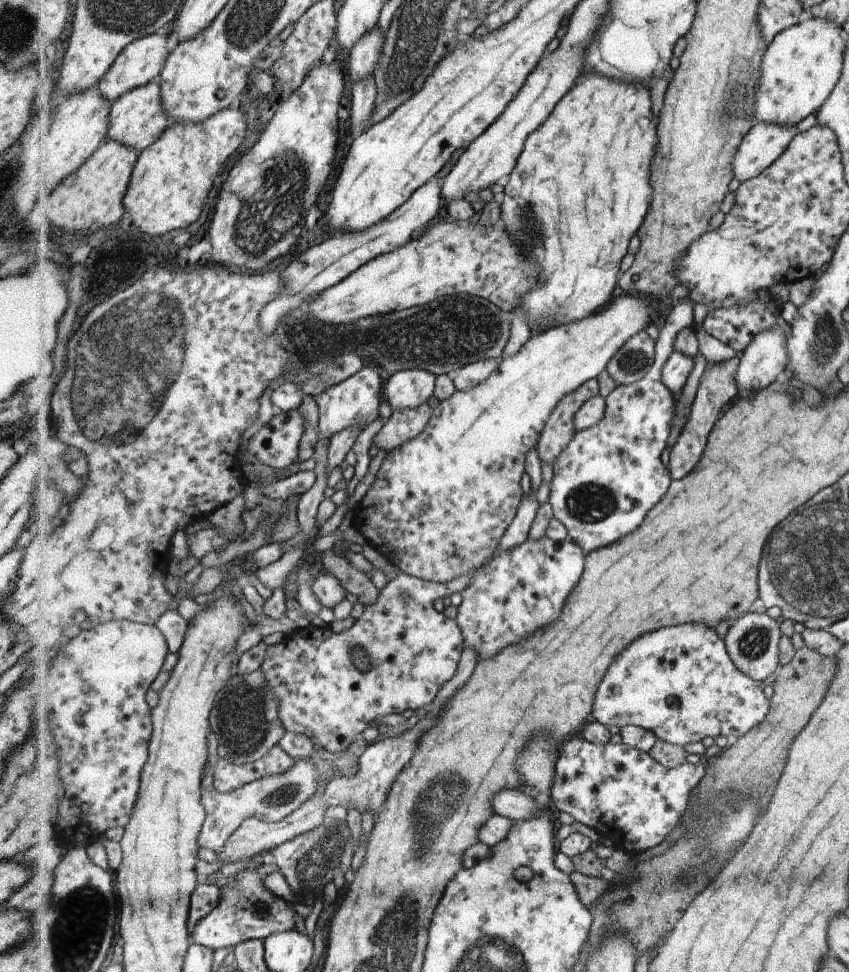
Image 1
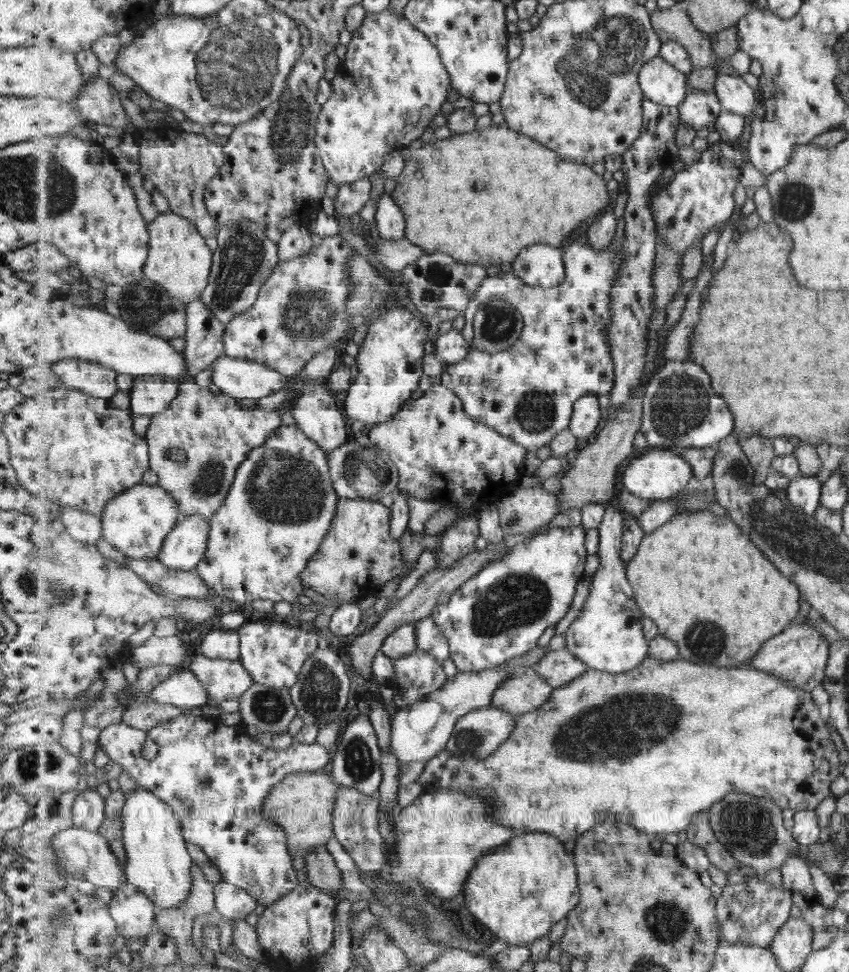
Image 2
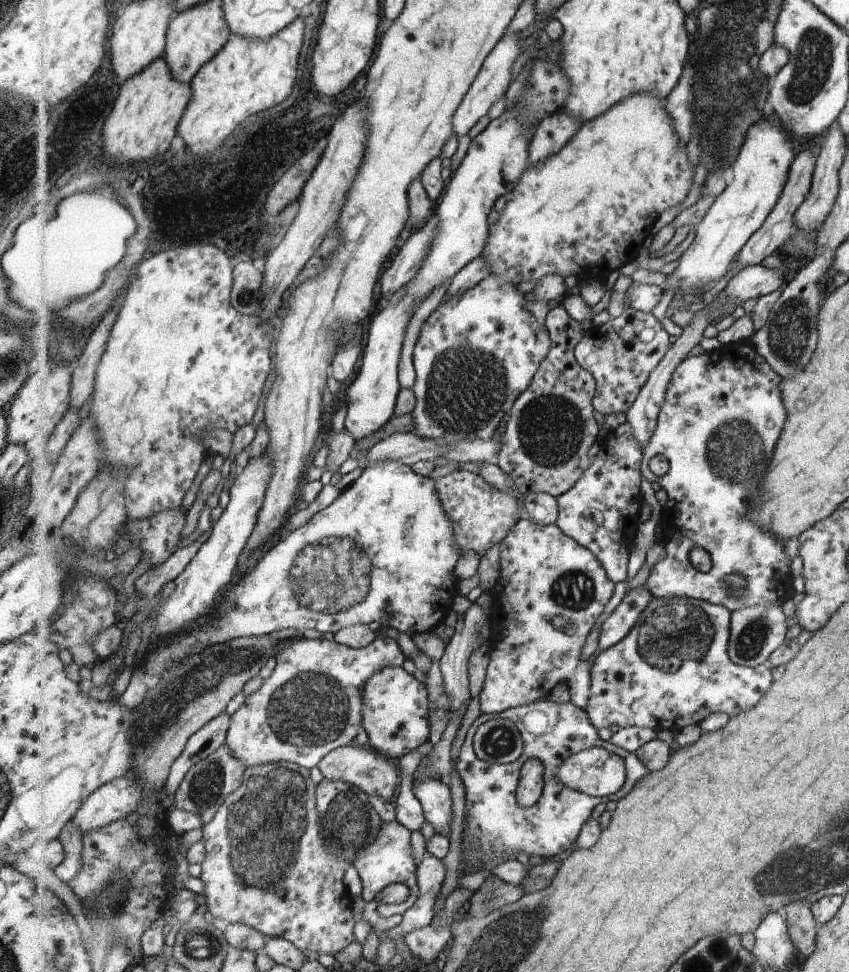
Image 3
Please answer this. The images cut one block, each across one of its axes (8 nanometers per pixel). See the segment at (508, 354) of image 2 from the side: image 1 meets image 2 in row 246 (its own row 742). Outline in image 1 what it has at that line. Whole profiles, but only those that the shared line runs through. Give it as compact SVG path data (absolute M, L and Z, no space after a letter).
M581 733L575 734L561 746L559 752L552 784L552 806L567 812L576 822L593 828L601 839L605 839L605 844L613 844L612 849L624 848L632 855L639 854L664 842L682 821L693 788L706 776L705 767L705 761L698 764L685 761L679 767L667 768L647 751L641 751L625 742L613 744L609 741L606 745L600 745L588 741Z

